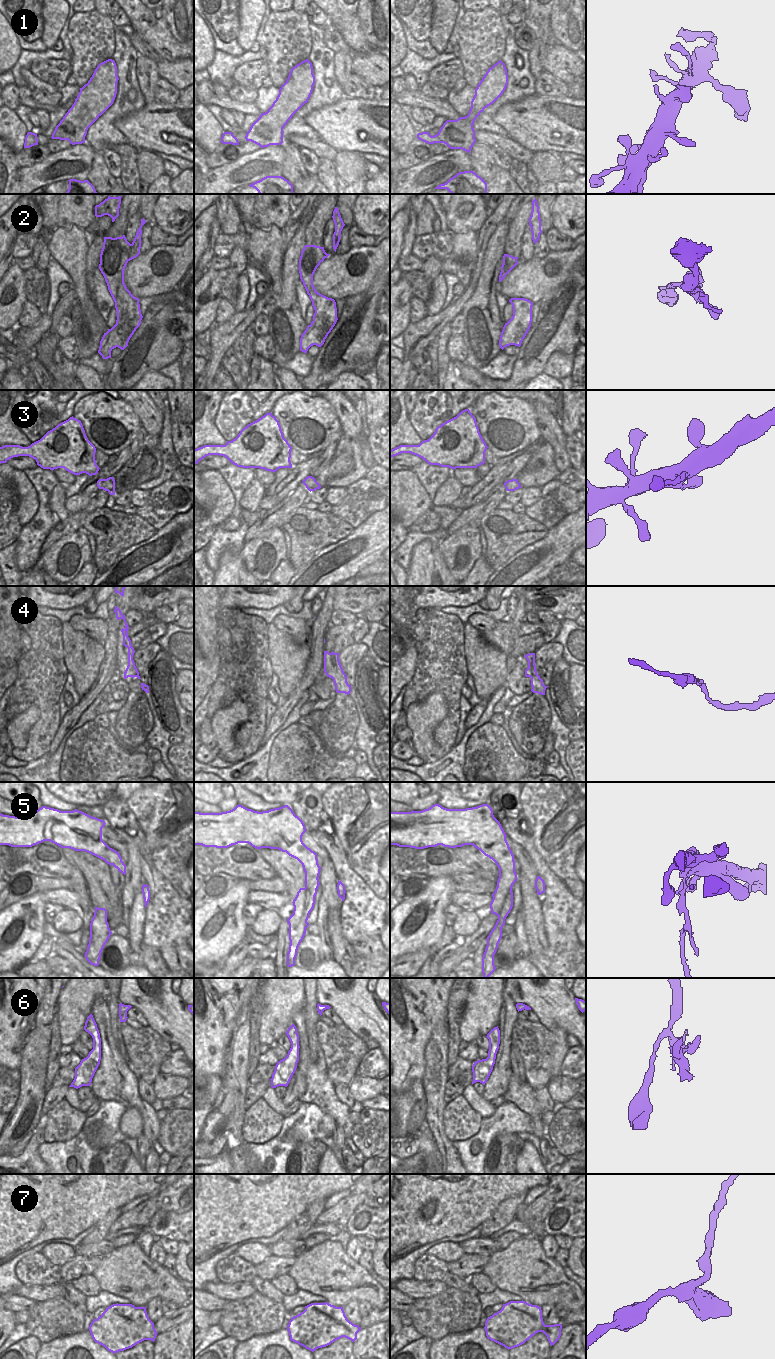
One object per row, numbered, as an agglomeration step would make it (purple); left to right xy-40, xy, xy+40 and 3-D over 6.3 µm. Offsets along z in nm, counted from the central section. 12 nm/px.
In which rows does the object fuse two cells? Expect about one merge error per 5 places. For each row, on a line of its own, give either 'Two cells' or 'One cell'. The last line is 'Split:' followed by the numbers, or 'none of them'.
1: One cell
2: One cell
3: One cell
4: One cell
5: Two cells
6: One cell
7: One cell
Split: 5.

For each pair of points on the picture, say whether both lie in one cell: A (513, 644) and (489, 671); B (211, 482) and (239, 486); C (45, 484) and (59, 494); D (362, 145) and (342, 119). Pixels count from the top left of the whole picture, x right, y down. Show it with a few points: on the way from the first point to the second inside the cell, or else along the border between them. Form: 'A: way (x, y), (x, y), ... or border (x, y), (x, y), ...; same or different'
A: border (485, 640), (495, 645), (507, 655); different
B: border (217, 470), (232, 493), (234, 507); different
C: border (58, 482), (48, 500), (48, 507), (52, 512); different
D: way (355, 141), (342, 126); same

